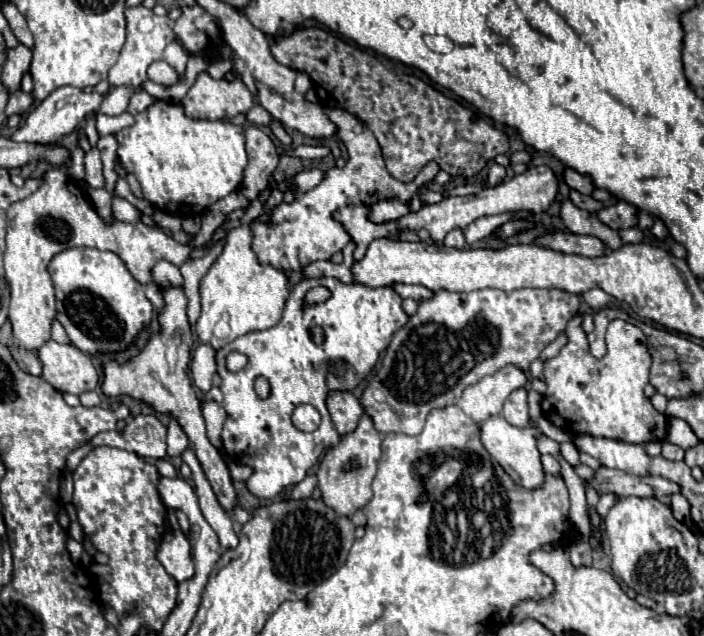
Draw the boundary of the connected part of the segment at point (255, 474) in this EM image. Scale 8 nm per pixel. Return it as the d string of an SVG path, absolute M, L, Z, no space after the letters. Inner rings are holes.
M326 276L306 278L290 290L290 296L288 296L286 308L284 308L284 316L274 328L268 328L262 332L250 332L248 336L240 336L216 352L218 374L222 378L220 390L224 394L222 408L226 410L222 444L232 460L252 468L252 474L246 480L246 486L256 498L260 498L260 500L278 498L284 490L288 490L290 486L296 486L298 482L302 482L306 478L308 470L314 464L318 464L318 460L326 448L340 442L340 434L336 432L332 418L330 418L330 412L326 408L328 394L334 390L354 390L374 370L380 354L388 348L392 336L406 322L408 322L408 314L402 310L402 298L388 286L386 288L370 288L364 284L342 284L340 280L326 278ZM314 286L330 288L332 296L324 304L314 304L310 308L304 308L304 294ZM312 326L322 326L324 344L318 346L312 342L312 338L310 338ZM232 350L248 356L246 368L236 372L236 374L228 372L224 366L224 358ZM258 376L264 376L270 382L268 398L260 398L254 390L254 380ZM298 404L312 404L320 412L322 422L320 422L320 428L316 432L306 434L306 432L300 432L296 426L292 426L290 416Z

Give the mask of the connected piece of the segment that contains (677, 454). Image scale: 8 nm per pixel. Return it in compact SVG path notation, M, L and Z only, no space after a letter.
M664 442L662 446L662 456L668 460L682 460L684 458L684 450L672 442Z

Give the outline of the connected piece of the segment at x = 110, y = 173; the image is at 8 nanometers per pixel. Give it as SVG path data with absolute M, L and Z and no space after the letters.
M102 136L98 140L98 150L102 154L102 164L104 164L104 178L106 184L112 186L118 180L118 174L114 172L114 160L116 160L116 150L118 150L118 142L116 136Z

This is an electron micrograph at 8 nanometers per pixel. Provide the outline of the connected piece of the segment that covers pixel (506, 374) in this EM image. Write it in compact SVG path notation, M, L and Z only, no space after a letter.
M504 366L492 376L482 378L478 384L468 386L458 400L460 410L474 422L484 422L492 414L500 414L504 400L510 392L526 384L526 374L516 366Z

